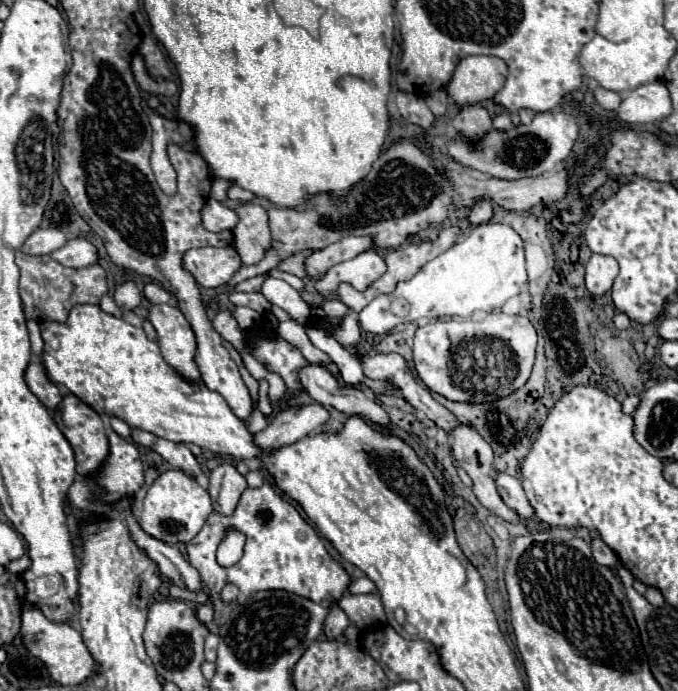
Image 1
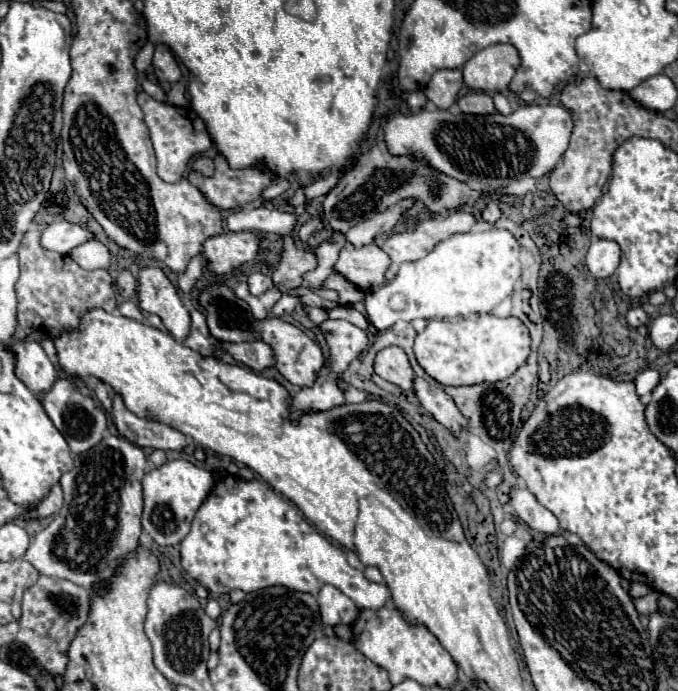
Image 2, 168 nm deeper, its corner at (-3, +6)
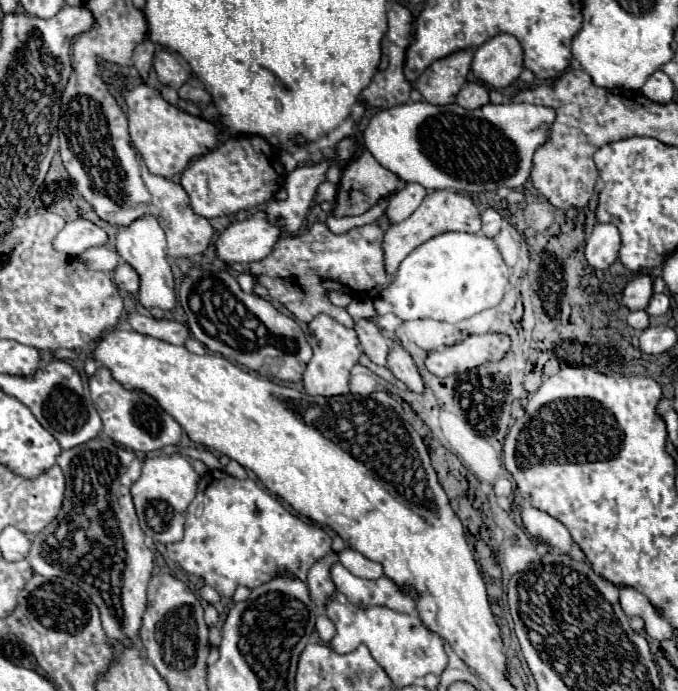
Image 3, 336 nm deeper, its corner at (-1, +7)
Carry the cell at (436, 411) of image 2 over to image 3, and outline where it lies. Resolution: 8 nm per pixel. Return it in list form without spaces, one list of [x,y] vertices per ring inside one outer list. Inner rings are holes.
[[[396,342],[390,344],[388,368],[390,368],[390,372],[392,372],[398,380],[402,380],[410,390],[422,392],[424,382],[422,382],[422,378],[420,378],[420,374],[418,374],[416,364],[412,362],[410,354],[408,354],[400,344],[396,344]]]

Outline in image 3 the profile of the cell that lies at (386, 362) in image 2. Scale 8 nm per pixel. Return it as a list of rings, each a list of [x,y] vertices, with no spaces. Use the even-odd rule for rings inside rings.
[[[356,320],[354,330],[358,334],[358,340],[364,348],[364,354],[380,366],[386,366],[386,352],[390,350],[390,340],[380,334],[380,328],[372,320]]]

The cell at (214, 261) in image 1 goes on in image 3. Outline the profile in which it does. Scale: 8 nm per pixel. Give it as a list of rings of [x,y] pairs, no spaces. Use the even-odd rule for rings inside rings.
[[[258,210],[246,220],[230,224],[216,240],[216,254],[224,262],[256,262],[266,258],[276,240],[280,238],[280,226],[268,222],[266,212]]]

